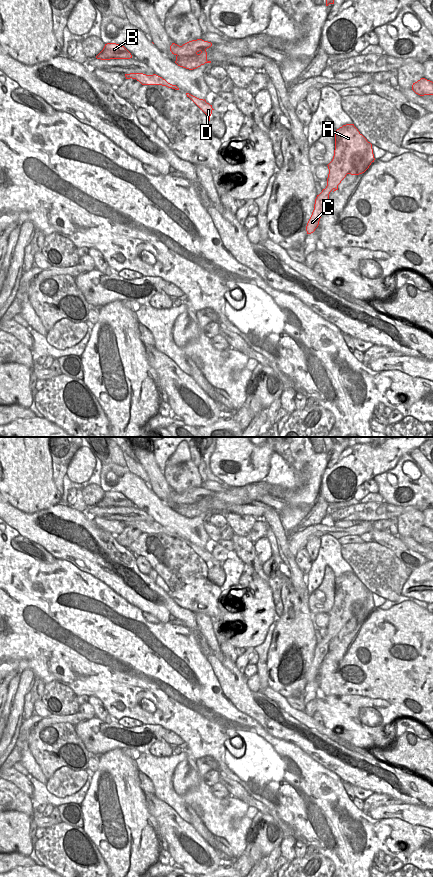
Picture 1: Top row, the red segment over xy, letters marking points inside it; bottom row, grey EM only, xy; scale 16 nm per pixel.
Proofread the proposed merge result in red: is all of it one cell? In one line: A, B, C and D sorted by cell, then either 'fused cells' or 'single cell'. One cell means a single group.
A / B C D | fused cells

